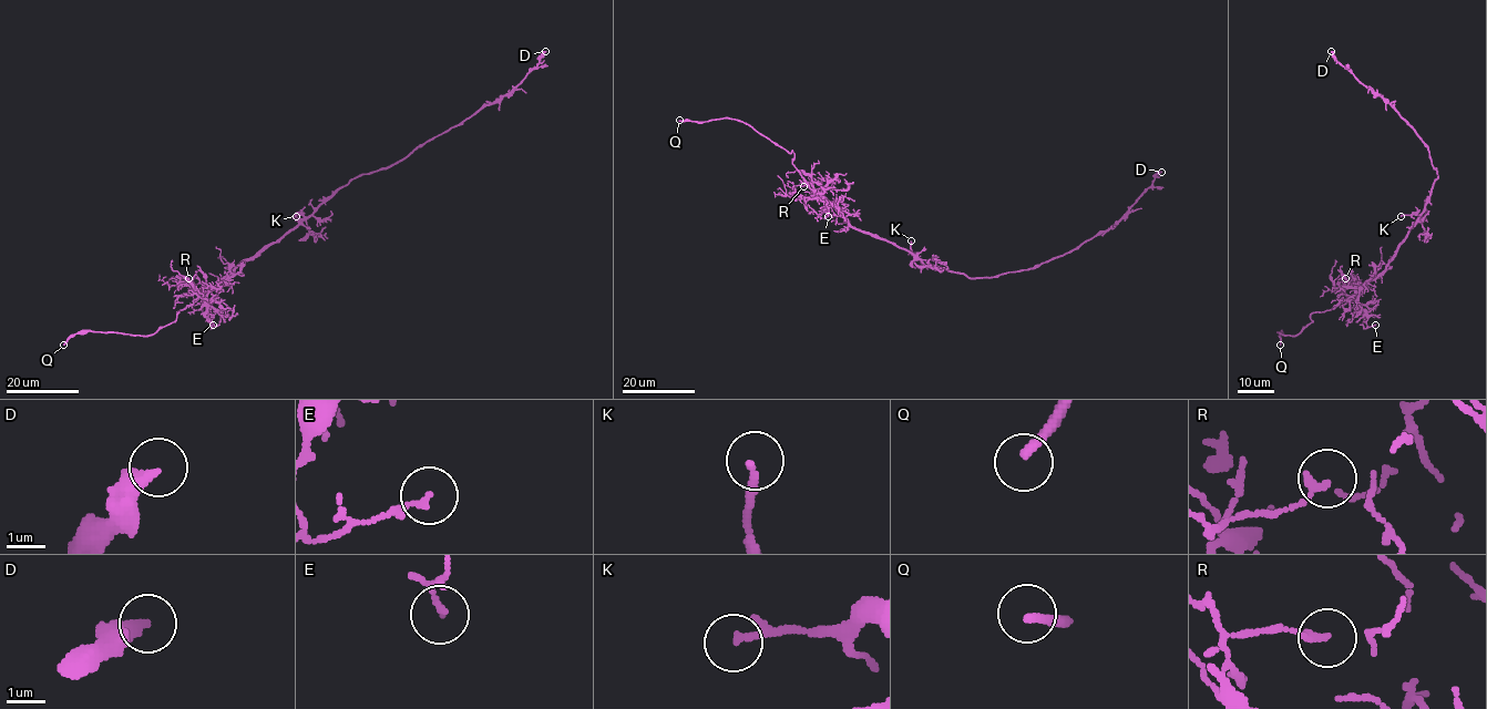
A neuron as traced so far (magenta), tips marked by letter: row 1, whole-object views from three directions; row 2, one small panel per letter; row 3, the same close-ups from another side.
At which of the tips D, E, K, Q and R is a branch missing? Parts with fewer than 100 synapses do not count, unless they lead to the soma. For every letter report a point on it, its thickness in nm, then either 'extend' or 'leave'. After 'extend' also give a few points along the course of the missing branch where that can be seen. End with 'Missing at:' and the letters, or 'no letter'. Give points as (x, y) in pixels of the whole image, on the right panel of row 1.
D: at (1331, 51); 400 nm thick; leave
E: at (1375, 325); 90 nm thick; leave
K: at (1401, 216); 220 nm thick; leave
Q: at (1280, 345); 220 nm thick; extend
R: at (1345, 278); 130 nm thick; leave
Missing at: Q

